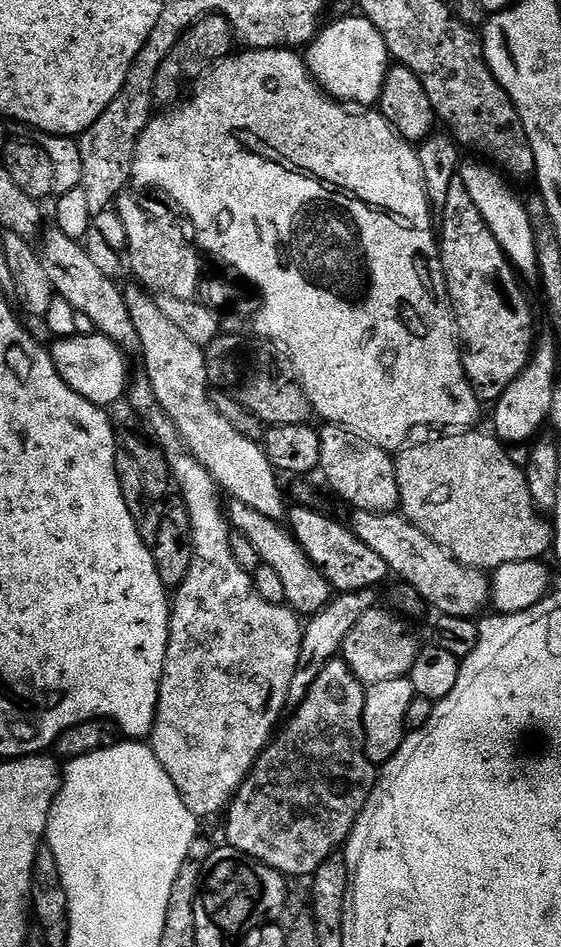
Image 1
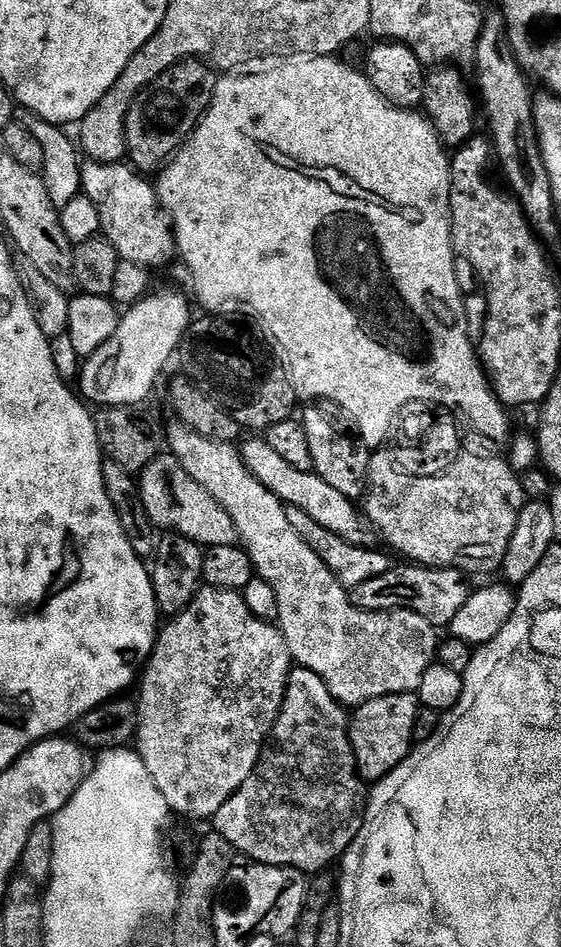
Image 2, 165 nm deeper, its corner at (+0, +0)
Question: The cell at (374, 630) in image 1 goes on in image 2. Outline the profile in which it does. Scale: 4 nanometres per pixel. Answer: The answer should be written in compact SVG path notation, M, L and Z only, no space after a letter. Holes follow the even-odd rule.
M178 422L172 424L168 436L166 432L169 453L179 461L182 470L186 470L198 486L208 491L224 507L226 514L230 514L230 518L234 518L236 535L248 553L255 575L270 582L278 597L278 627L286 638L293 661L301 668L314 670L314 674L326 682L336 701L345 706L359 706L390 694L416 693L422 674L426 674L436 660L437 625L426 622L422 614L408 612L405 608L396 608L393 612L367 612L354 606L349 589L343 588L330 566L326 566L326 562L322 562L322 558L318 558L306 542L302 542L302 534L298 534L298 530L290 526L290 518L286 518L286 505L262 486L258 478L254 478L242 460L241 451L233 444L203 438Z

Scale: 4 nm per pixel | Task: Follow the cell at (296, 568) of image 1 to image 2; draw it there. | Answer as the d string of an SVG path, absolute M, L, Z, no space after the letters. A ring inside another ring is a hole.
M171 454L155 456L144 471L139 473L138 483L142 506L157 529L165 533L177 532L190 538L195 544L207 550L214 546L230 546L237 543L234 518L226 514L224 507L212 497L186 470L182 470L179 461Z

